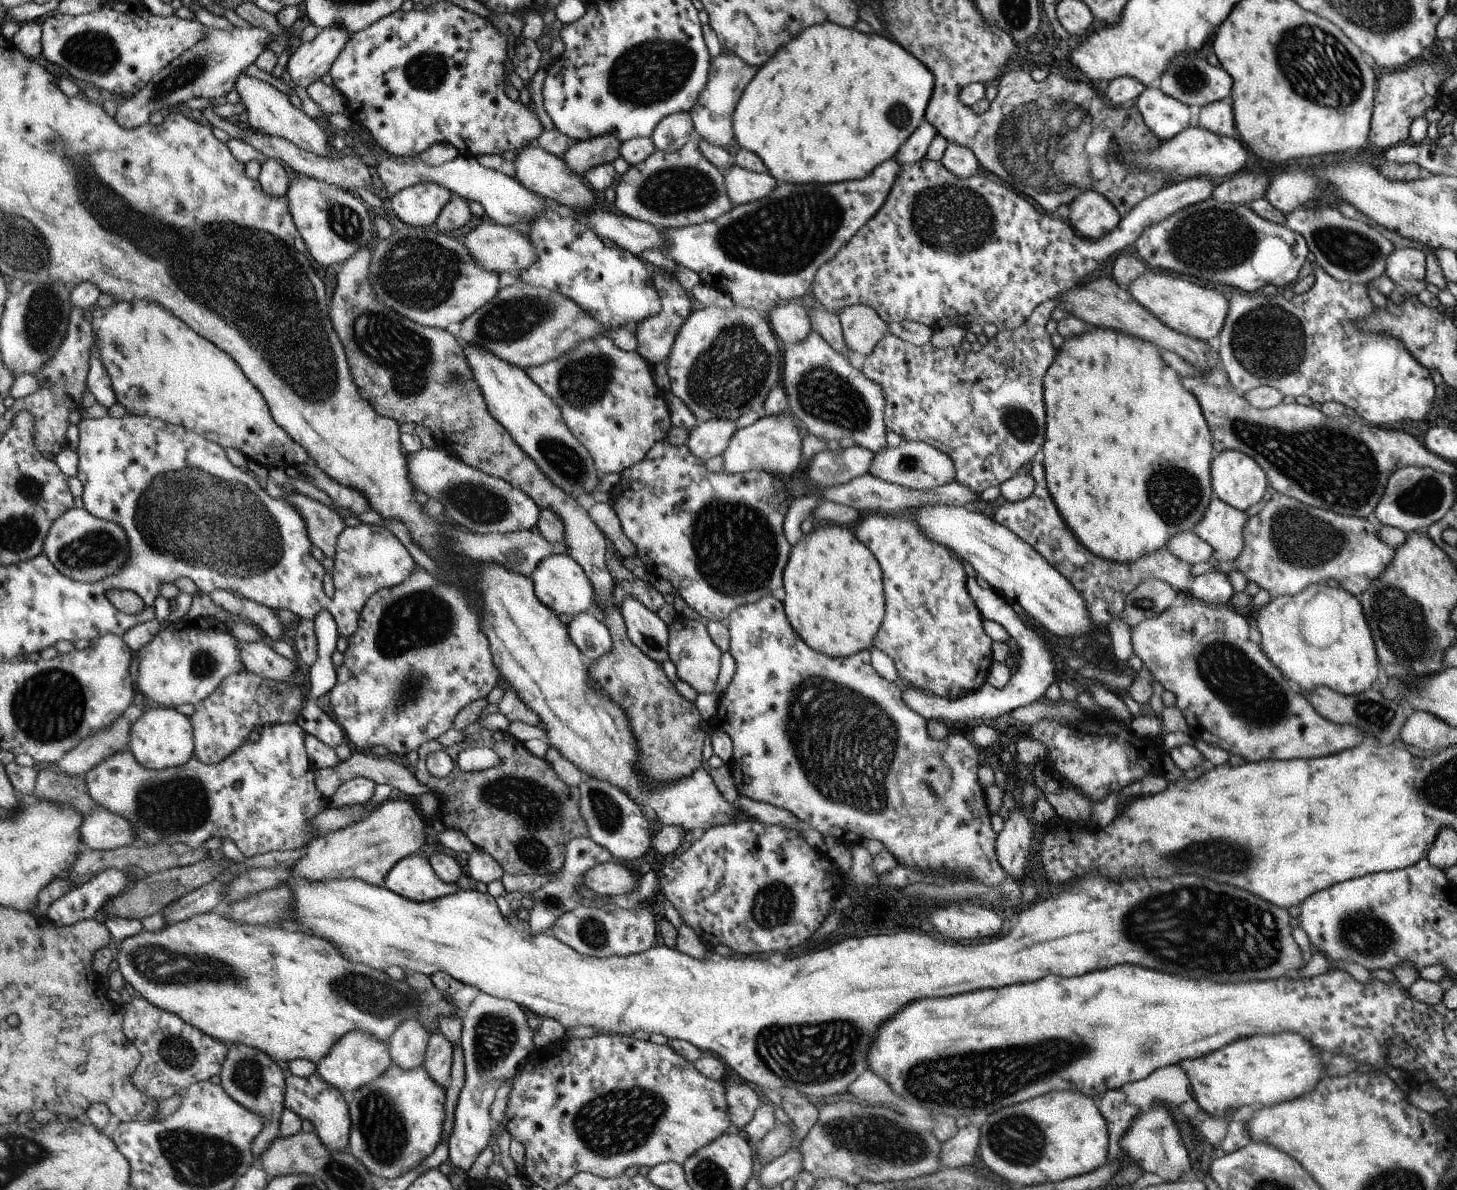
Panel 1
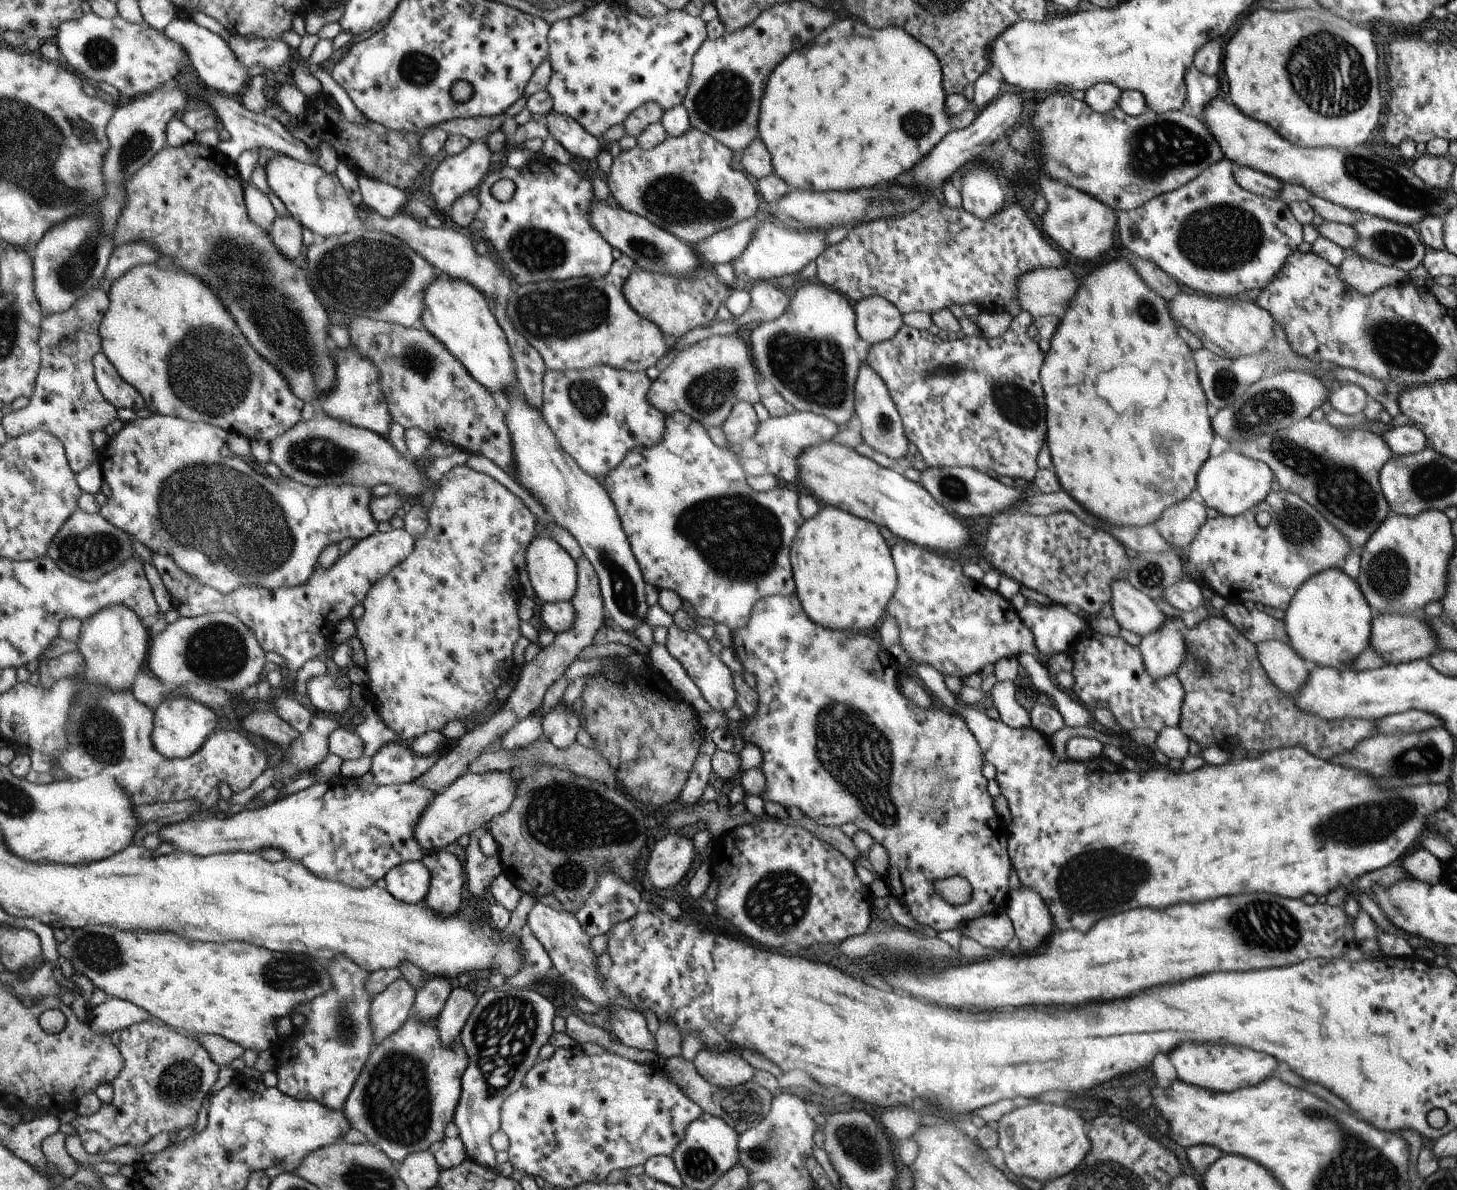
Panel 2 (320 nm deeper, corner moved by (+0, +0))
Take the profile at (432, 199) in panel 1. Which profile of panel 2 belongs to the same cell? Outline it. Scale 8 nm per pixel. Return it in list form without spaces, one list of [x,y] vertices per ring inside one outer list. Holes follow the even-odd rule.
[[[482,140],[471,143],[465,151],[456,156],[444,158],[440,164],[434,167],[429,185],[429,192],[433,196],[437,210],[443,211],[447,215],[452,204],[462,196],[476,190],[493,169],[494,166],[491,162],[492,152],[488,148],[488,144]]]

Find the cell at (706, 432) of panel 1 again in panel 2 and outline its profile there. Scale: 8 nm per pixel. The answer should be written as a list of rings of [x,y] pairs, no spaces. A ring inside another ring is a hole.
[[[738,401],[729,418],[721,426],[727,436],[729,446],[738,449],[748,438],[756,436],[756,430],[760,426],[760,420],[754,412],[753,404],[746,401]]]

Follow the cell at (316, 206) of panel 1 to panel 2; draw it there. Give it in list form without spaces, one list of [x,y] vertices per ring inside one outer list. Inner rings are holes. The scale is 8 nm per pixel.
[[[282,154],[272,158],[266,164],[265,170],[271,192],[284,202],[294,220],[302,227],[308,228],[317,239],[342,236],[358,225],[358,208],[350,202],[336,174],[326,174],[316,164],[294,160]]]

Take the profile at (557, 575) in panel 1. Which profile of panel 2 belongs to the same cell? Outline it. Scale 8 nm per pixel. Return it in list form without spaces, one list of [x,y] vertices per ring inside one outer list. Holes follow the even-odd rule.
[[[536,534],[529,546],[526,547],[526,566],[531,587],[538,598],[544,603],[555,603],[570,601],[574,596],[576,588],[576,563],[570,558],[571,553],[566,550],[558,541],[546,534]]]

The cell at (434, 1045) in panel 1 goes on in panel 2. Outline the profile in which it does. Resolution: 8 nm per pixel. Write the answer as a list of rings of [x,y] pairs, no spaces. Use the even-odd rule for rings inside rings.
[[[456,986],[451,989],[439,1012],[438,1030],[442,1042],[449,1047],[449,1044],[460,1036],[460,1030],[464,1030],[469,1016],[476,1006],[476,996],[470,992],[472,986]]]

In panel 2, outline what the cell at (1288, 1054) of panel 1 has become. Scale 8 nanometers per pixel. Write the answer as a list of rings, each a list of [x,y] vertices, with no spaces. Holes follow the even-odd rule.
[[[1182,1042],[1170,1054],[1170,1060],[1178,1072],[1178,1078],[1186,1080],[1188,1084],[1202,1086],[1214,1092],[1232,1092],[1236,1088],[1246,1088],[1250,1084],[1258,1084],[1266,1077],[1273,1075],[1276,1070],[1276,1060],[1266,1056],[1264,1052],[1254,1052],[1250,1048],[1238,1046],[1220,1046],[1220,1044],[1206,1044],[1196,1042]]]

